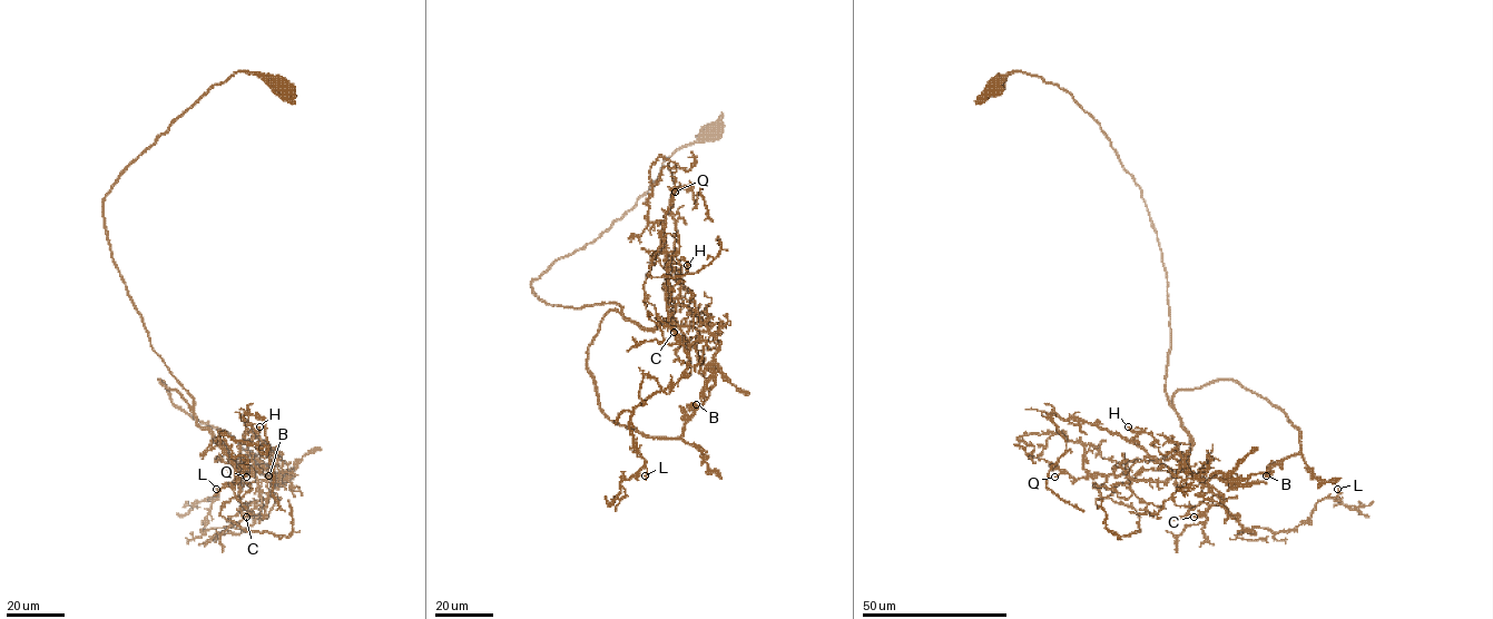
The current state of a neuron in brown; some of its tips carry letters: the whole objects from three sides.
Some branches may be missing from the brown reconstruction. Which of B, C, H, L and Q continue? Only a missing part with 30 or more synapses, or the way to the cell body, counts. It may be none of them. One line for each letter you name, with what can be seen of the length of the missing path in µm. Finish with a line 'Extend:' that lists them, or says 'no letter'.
Extend: no letter

